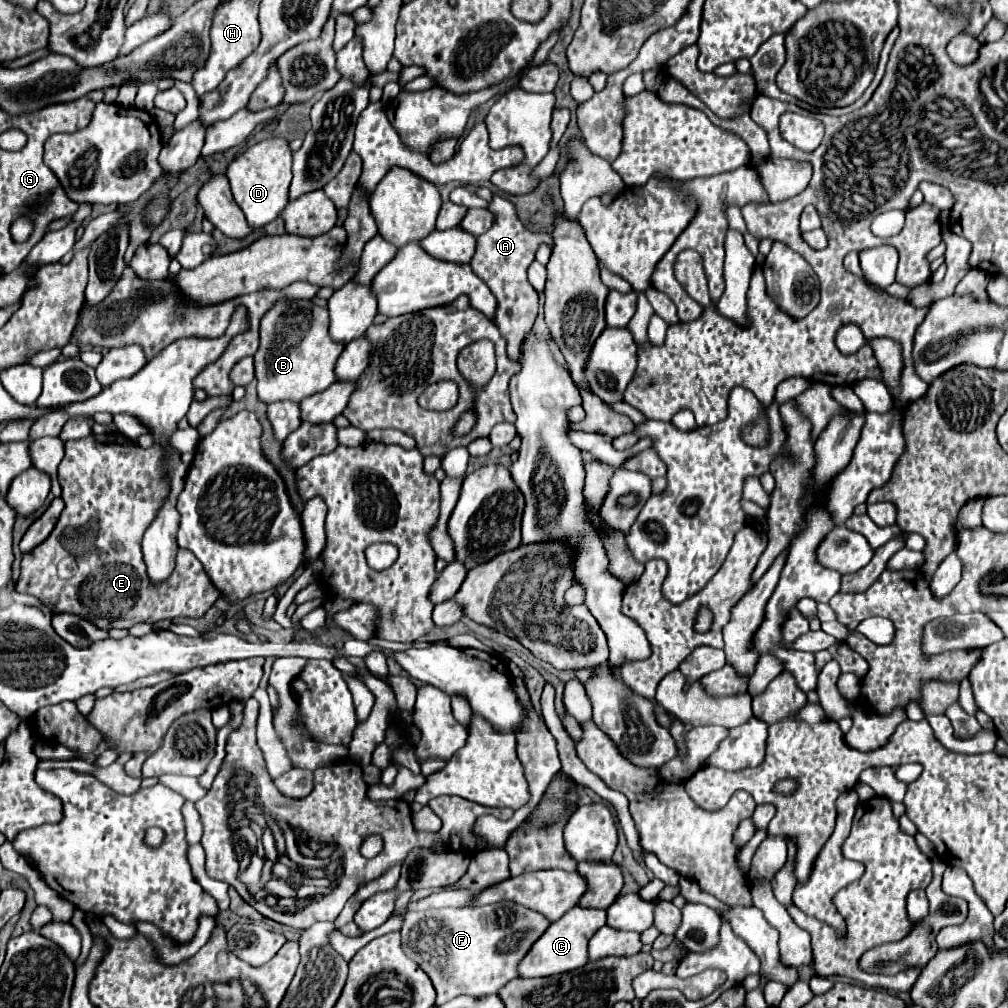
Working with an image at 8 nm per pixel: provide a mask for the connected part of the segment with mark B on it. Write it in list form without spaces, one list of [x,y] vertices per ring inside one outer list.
[[[294,300],[294,302],[278,302],[260,322],[260,348],[254,354],[256,360],[256,380],[258,380],[258,398],[264,404],[290,400],[300,402],[306,396],[318,394],[326,390],[330,384],[336,382],[332,372],[344,344],[336,344],[328,336],[328,310],[320,306],[312,306],[308,300]]]

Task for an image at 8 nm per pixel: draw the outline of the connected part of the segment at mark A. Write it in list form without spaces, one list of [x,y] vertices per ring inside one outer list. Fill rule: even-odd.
[[[494,194],[488,210],[494,214],[494,224],[484,236],[478,238],[478,248],[476,248],[476,254],[470,266],[476,272],[476,276],[480,276],[490,286],[492,294],[496,296],[498,308],[496,308],[494,324],[498,326],[506,342],[510,344],[510,352],[508,352],[510,358],[518,358],[522,340],[532,328],[536,314],[538,314],[538,292],[526,280],[526,268],[534,262],[538,244],[546,242],[548,246],[552,246],[552,238],[548,232],[534,234],[526,230],[516,216],[514,204],[498,194]]]

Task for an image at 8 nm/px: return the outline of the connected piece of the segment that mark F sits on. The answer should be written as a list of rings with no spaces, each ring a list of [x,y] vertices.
[[[512,902],[490,904],[480,908],[444,908],[428,912],[410,912],[402,928],[402,950],[430,976],[436,992],[440,994],[440,1004],[446,1004],[462,994],[474,998],[496,994],[506,982],[518,976],[518,960],[522,960],[524,952],[528,952],[528,948],[542,936],[542,932],[548,926],[550,922],[544,920],[544,916],[528,908],[520,908]]]

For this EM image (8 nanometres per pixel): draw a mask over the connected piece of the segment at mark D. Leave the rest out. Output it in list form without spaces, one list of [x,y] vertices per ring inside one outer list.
[[[282,138],[262,140],[254,144],[236,160],[232,160],[232,164],[228,166],[226,176],[230,180],[234,200],[242,208],[252,230],[272,222],[288,204],[288,186],[292,180],[290,166],[292,166],[292,152],[288,148],[288,142]]]

